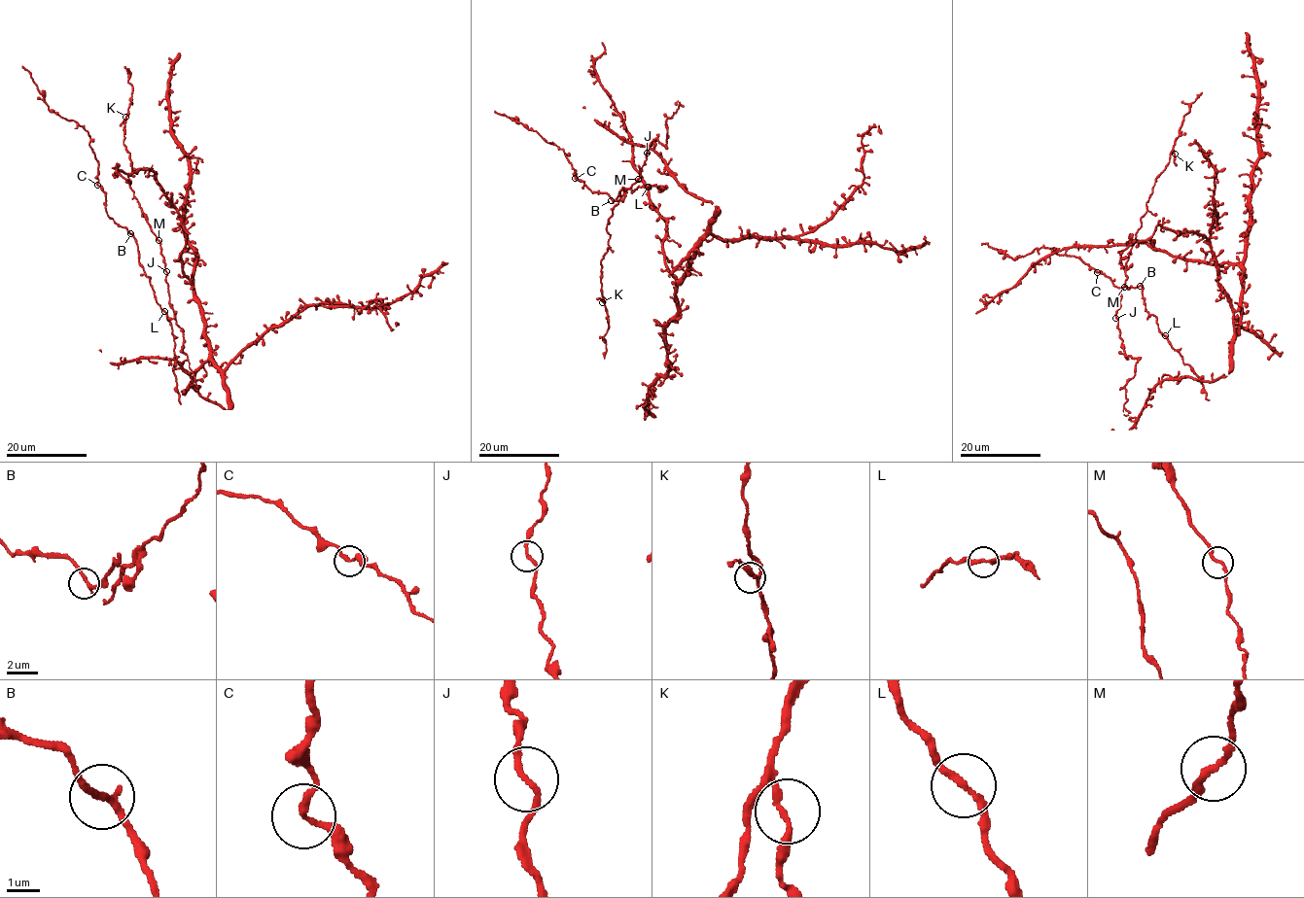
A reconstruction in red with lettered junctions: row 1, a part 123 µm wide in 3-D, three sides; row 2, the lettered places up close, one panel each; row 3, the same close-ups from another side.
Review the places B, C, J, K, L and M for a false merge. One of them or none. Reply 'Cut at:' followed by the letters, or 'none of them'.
Cut at: none of them

